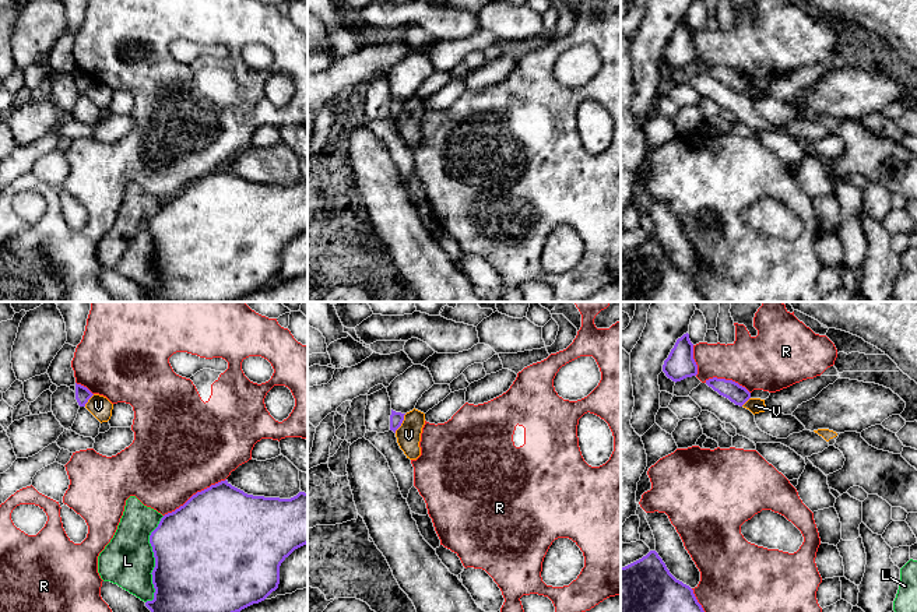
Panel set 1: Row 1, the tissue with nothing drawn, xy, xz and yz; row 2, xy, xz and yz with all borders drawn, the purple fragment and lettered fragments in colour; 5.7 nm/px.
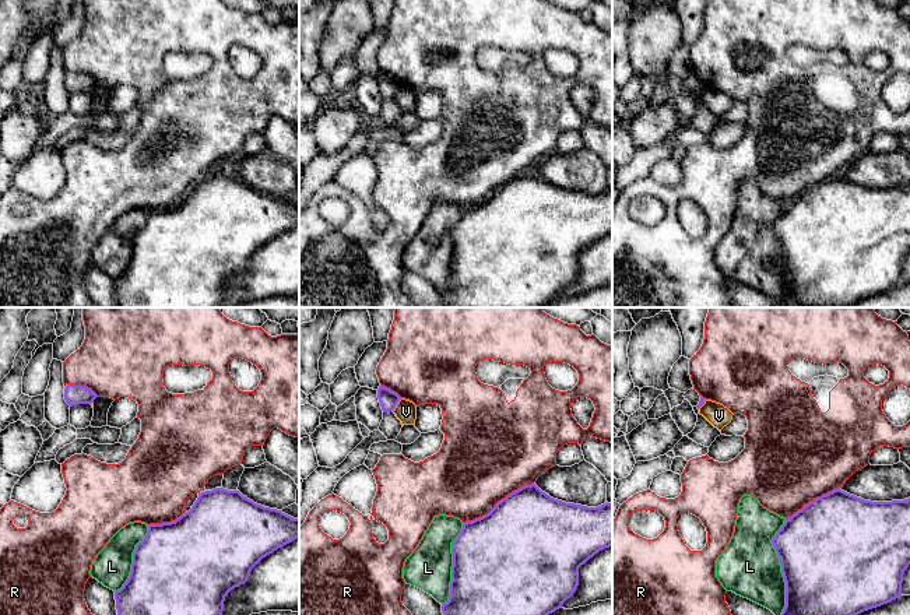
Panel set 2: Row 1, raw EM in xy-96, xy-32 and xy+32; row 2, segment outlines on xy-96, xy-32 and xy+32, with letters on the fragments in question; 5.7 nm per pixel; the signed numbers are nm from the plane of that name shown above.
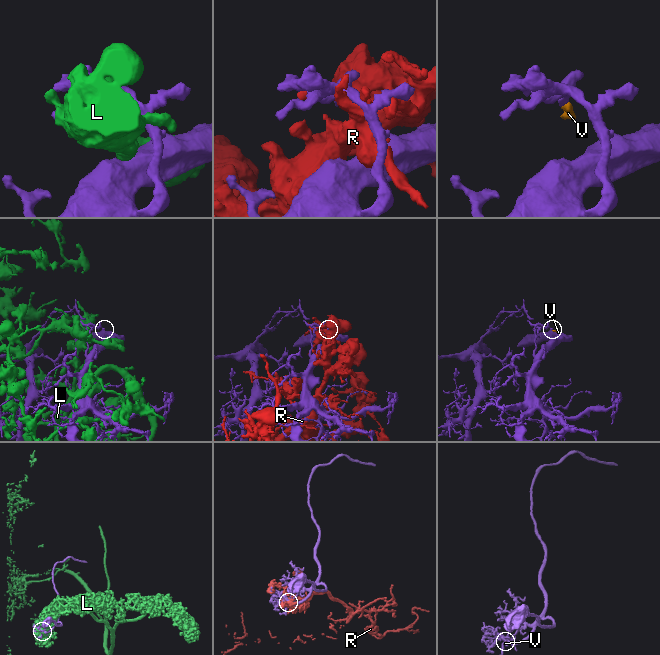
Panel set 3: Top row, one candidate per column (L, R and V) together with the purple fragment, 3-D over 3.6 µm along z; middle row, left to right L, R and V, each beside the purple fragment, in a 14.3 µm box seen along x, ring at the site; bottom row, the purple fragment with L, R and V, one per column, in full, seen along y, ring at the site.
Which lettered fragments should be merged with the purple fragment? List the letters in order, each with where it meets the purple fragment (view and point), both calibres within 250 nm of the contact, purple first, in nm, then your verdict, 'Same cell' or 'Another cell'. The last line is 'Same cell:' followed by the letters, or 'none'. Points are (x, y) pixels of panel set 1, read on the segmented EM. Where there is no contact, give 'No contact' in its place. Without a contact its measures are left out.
L: Touches purple at xy (155, 560). Thickness 500 nm (purple) against 300 nm. Another cell
R: Touches purple at xy (196, 493). Thickness 500 nm (purple) against 500 nm. Another cell
V: Touches purple at xz (401, 422). Thickness 80 nm (purple) against 140 nm. Another cell
Same cell: none

